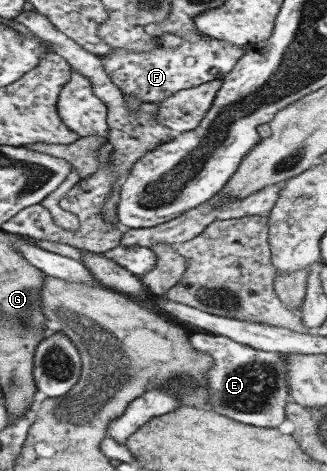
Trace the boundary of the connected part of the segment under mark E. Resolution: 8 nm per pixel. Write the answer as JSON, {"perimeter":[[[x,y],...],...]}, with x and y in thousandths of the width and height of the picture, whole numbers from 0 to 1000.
{"perimeter":[[[587,703],[578,718],[609,749],[648,756],[648,779],[630,794],[639,813],[645,870],[664,879],[807,911],[847,911],[878,887],[878,858],[890,849],[878,815],[878,762],[865,749],[786,743],[688,713]]]}

